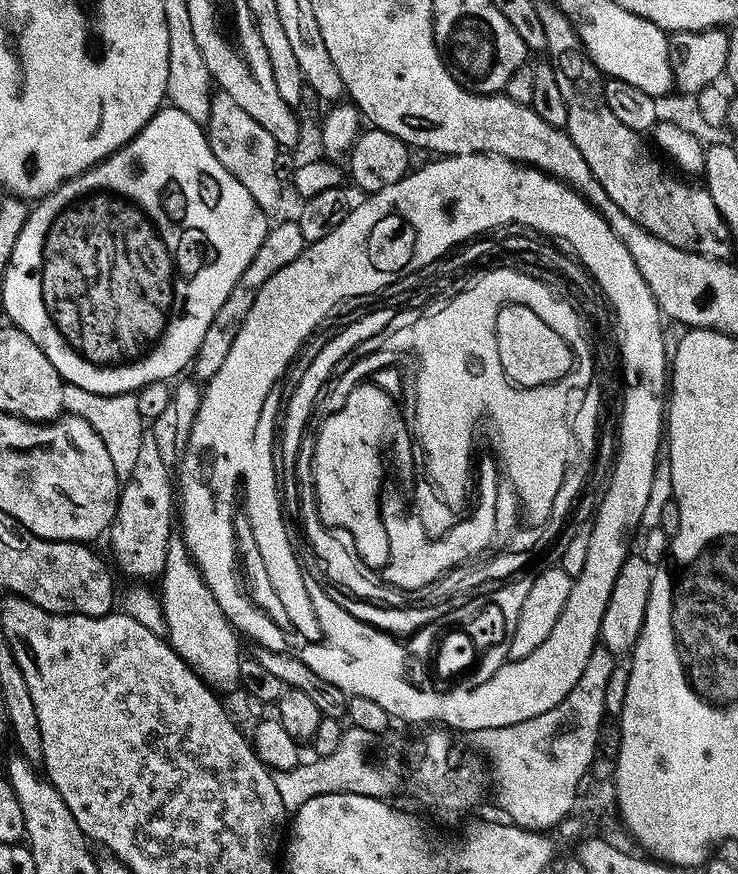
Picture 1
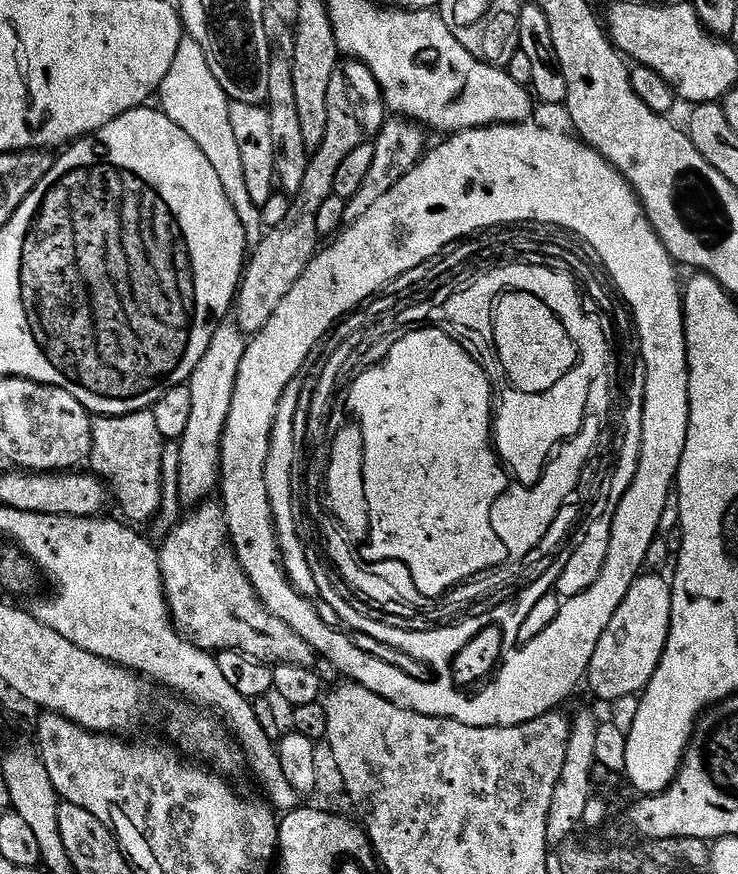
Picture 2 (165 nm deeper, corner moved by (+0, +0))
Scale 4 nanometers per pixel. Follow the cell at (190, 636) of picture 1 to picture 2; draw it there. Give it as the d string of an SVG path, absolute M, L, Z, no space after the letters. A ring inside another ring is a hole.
M225 318L210 334L210 346L206 354L198 358L198 366L188 375L188 413L184 416L184 429L178 433L178 494L181 505L195 506L207 500L217 491L220 478L220 439L228 411L232 405L234 380L238 374L238 362L246 343L245 333L240 331L235 319Z

